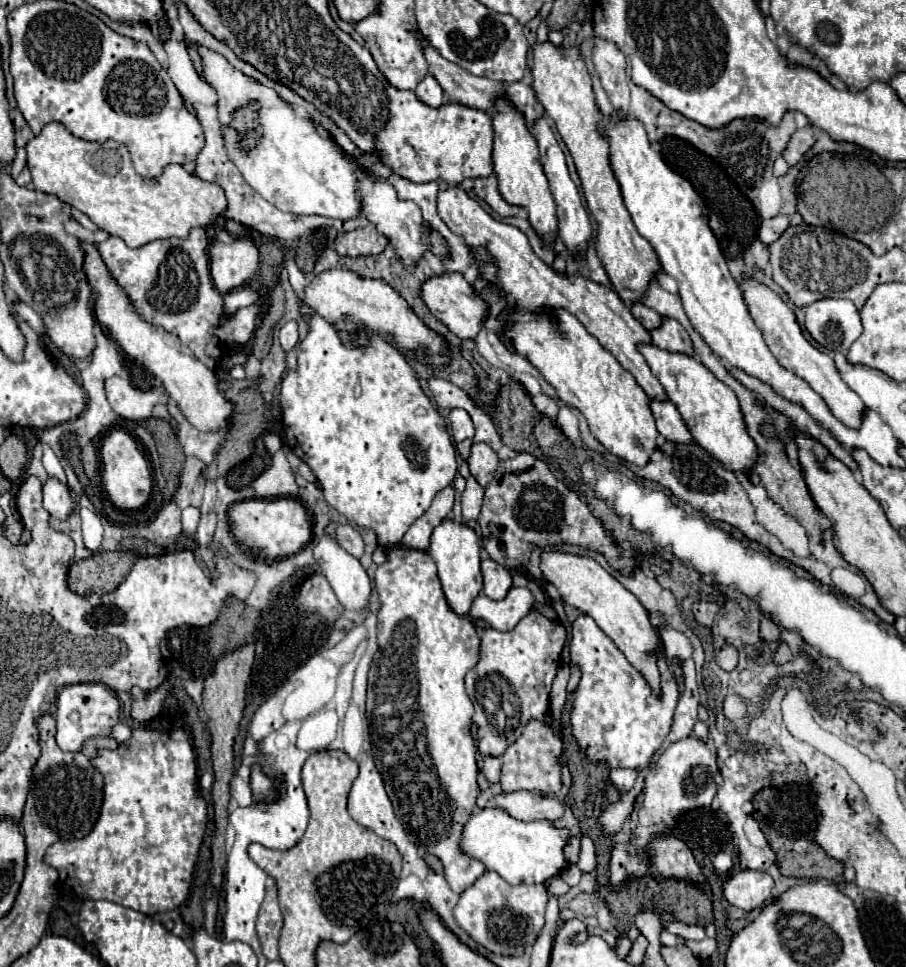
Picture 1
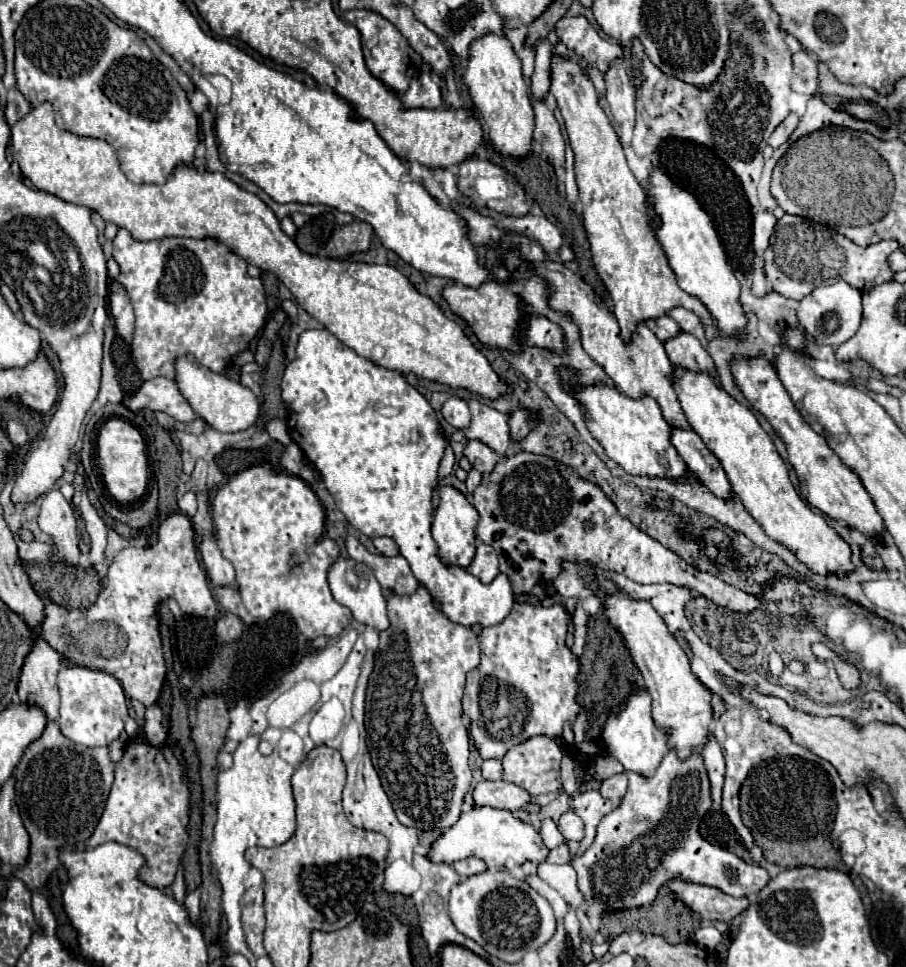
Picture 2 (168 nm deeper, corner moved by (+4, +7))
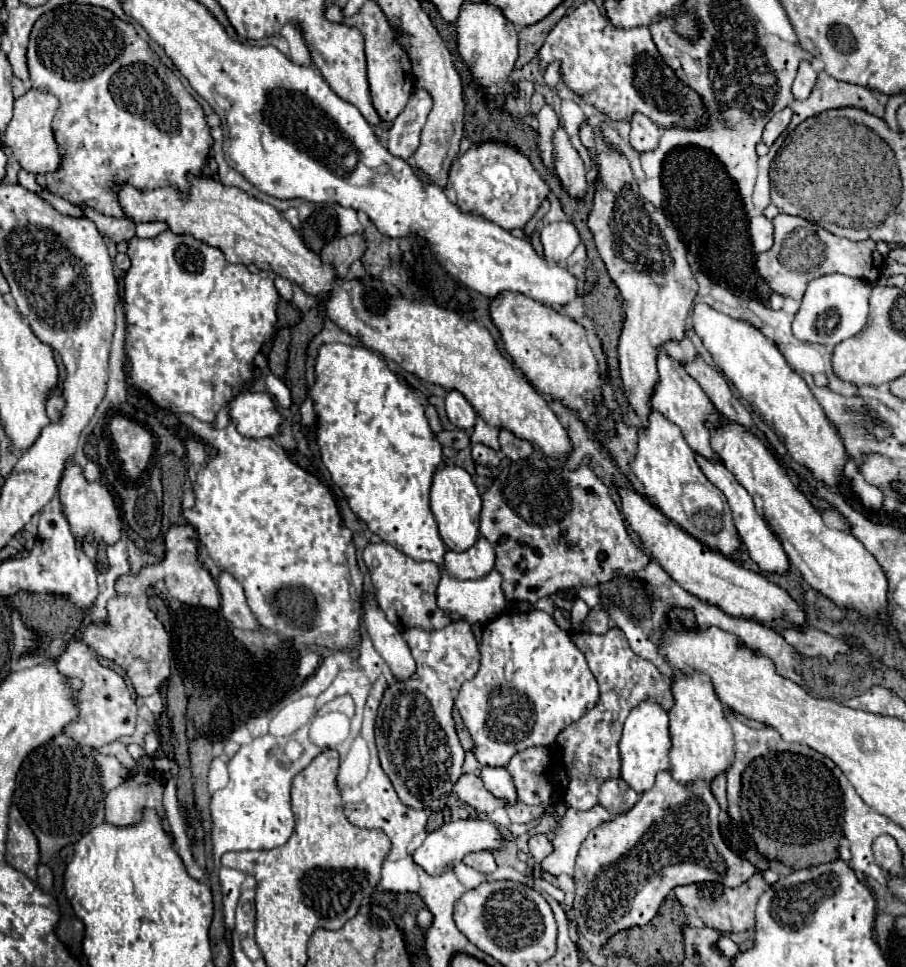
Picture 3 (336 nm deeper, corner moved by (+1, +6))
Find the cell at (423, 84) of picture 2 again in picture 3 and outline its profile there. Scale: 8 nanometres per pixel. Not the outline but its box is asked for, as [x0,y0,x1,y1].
[387,89,433,159]

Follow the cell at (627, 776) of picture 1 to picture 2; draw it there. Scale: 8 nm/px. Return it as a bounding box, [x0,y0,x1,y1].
[600,774,628,802]

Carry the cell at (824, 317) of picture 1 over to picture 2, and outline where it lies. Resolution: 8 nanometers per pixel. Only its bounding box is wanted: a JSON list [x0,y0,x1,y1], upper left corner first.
[796,280,862,346]

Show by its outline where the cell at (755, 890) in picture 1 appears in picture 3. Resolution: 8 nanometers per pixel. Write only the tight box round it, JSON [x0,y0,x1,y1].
[573,771,779,947]

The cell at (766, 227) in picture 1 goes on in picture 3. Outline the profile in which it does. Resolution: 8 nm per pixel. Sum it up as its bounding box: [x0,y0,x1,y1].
[749,215,773,253]

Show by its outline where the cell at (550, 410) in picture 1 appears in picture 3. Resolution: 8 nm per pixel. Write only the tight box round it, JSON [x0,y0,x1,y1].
[499,429,533,461]

